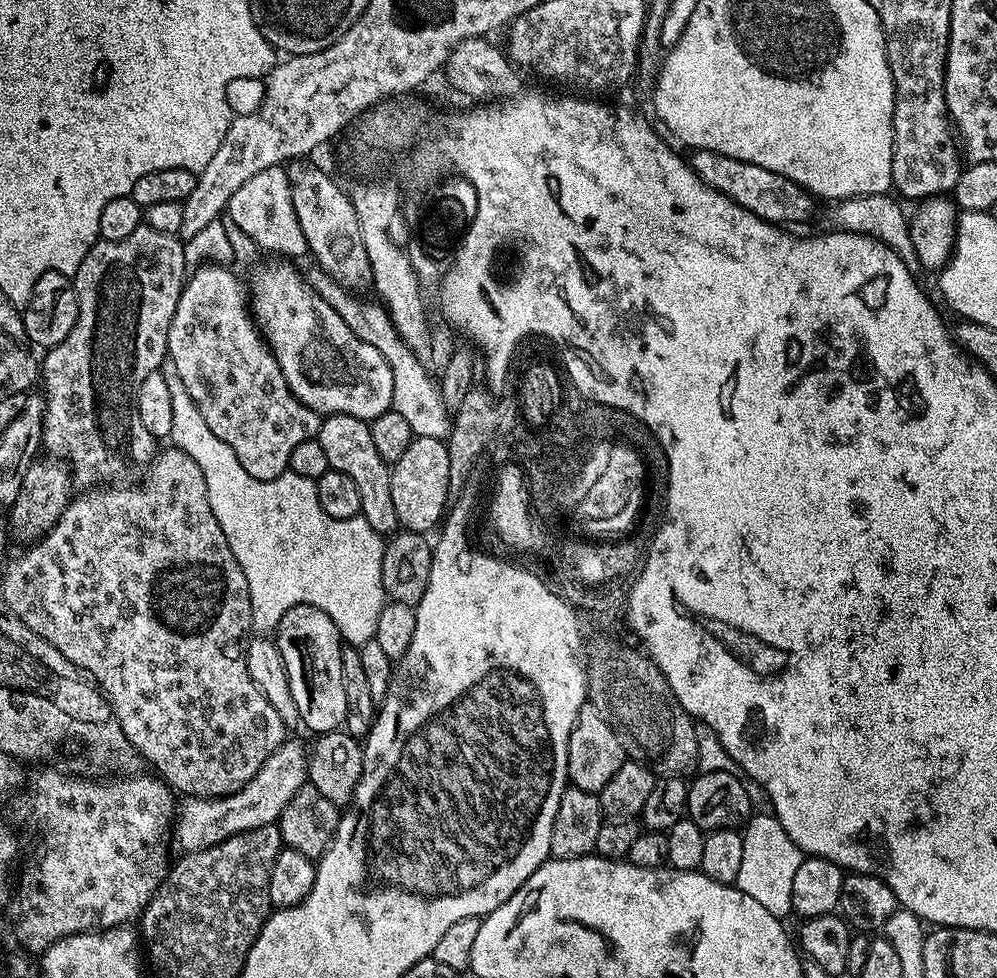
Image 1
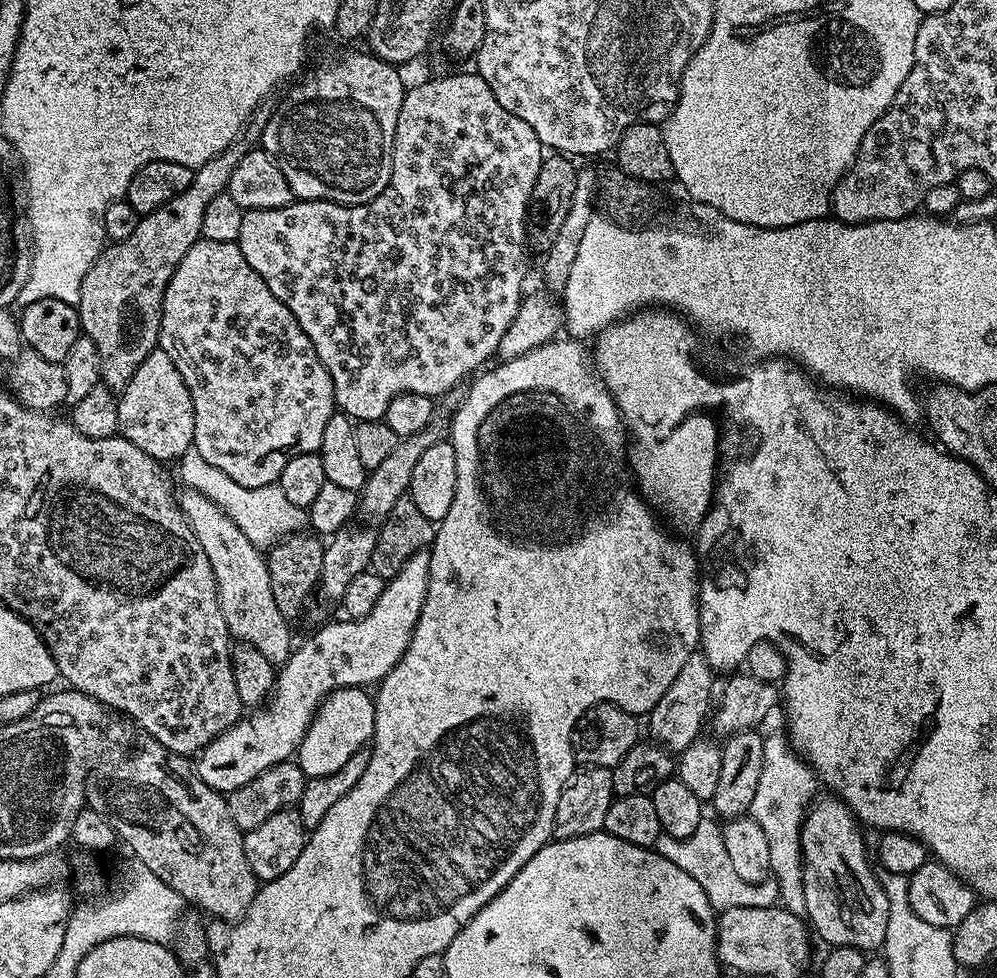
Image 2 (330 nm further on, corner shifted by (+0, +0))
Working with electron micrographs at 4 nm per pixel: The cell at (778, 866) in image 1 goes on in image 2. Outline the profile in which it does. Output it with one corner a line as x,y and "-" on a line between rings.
705,818
698,822
698,830
690,834
690,838
674,838
661,835
655,846
655,851
662,854
662,858
674,862
681,870
686,870
702,890
706,890
706,898
710,898
713,908
723,910
737,908
738,906
750,906
751,908
771,908
780,899
780,892
776,888
775,879
763,880
761,884
745,882
734,871
730,863
730,857
726,855
726,842
722,842
722,828
715,819

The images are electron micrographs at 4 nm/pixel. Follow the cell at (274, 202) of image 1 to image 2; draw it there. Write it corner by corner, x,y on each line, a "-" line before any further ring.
475,71
456,72
453,76
440,76
437,80
428,80
425,84
416,84
407,89
402,102
402,110
398,110
398,122
394,130
394,146
392,147
392,177
386,186
386,190
382,190
382,194
378,194
370,202
365,204
335,204
329,200
296,200
287,204
285,208
253,208
245,211
242,218
242,230
240,231
240,239
238,241
242,254
246,258
246,262
250,262
250,266
262,278
262,282
266,282
266,286
270,286
270,294
274,294
274,298
278,298
278,302
282,302
286,306
286,310
290,310
290,314
294,314
294,318
298,322
298,326
302,326
302,330
306,334
306,338
310,338
310,342
314,346
314,350
318,354
318,358
322,362
322,366
326,366
326,370
330,374
330,378
334,382
334,398
336,399
336,407
344,415
352,417
353,421
357,420
383,420
386,410
390,406
390,402
394,402
394,398
398,398
398,394
409,392
410,394
422,394
433,398
443,397
457,387
456,383
464,379
466,376
471,377
477,370
483,369
489,363
488,359
495,357
499,350
499,342
502,336
509,329
510,324
514,320
514,316
518,314
520,302
526,295
524,289
524,279
528,276
528,240
530,244
530,232
524,229
524,215
528,212
528,199
533,199
534,193
537,191
536,179
538,178
538,170
542,166
546,155
546,149
540,143
538,134
534,134
534,130
530,130
530,126
526,126
526,122
522,122
522,118
518,118
518,114
510,114
510,110
506,110
506,106
502,106
502,102
498,102
498,98
494,98
494,90
490,90
490,86

